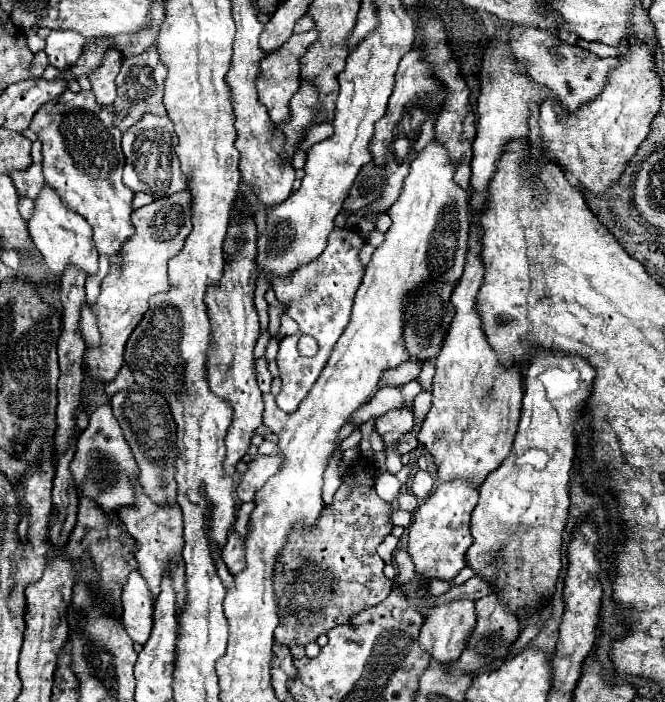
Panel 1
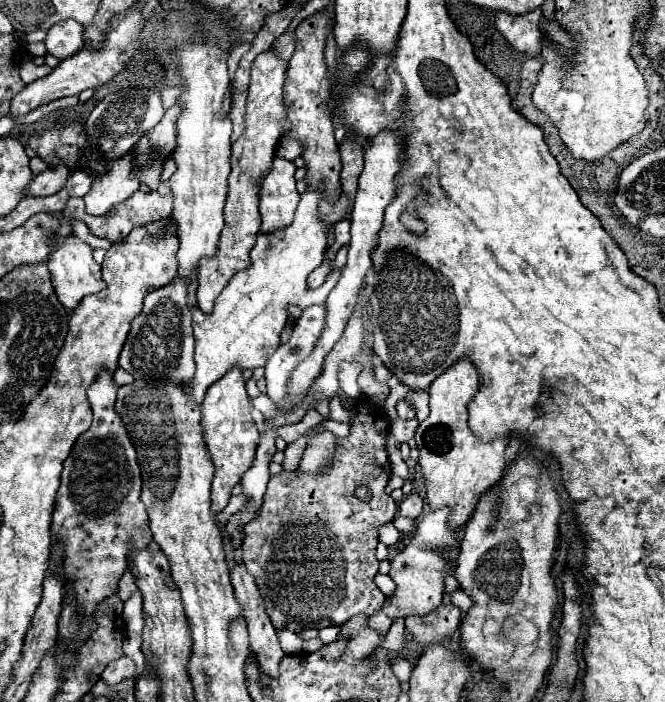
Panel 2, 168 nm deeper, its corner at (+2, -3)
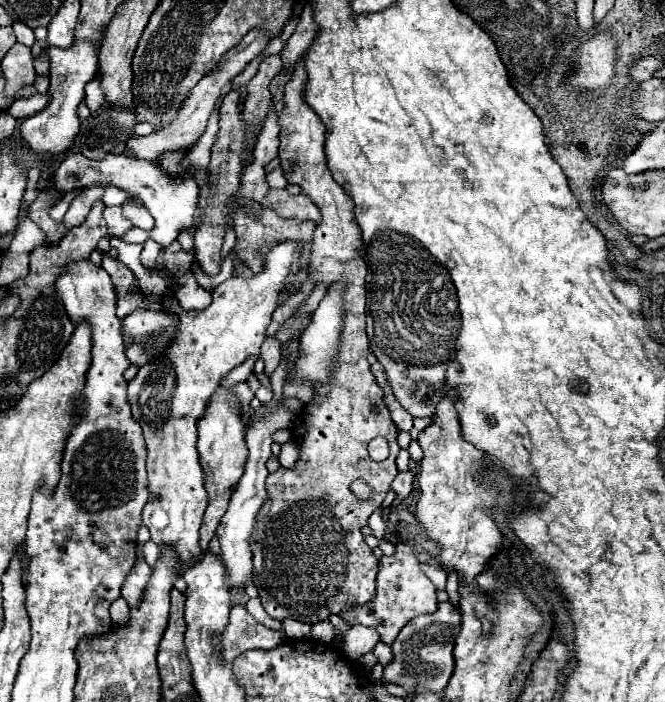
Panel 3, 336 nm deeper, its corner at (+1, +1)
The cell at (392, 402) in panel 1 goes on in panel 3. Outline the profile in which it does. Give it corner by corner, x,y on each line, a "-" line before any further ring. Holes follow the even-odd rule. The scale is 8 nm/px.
290,439
288,443
284,443
284,445
282,445
280,457
278,457
280,465
282,465
282,467
288,467
288,469
292,469
292,467
296,465
296,461
298,461
298,453
300,453
300,449
298,449
298,443

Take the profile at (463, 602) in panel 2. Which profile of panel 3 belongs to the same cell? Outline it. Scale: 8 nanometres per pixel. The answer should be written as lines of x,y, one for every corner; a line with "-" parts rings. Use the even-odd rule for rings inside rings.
422,565
422,571
432,579
432,583
436,585
436,589
446,589
446,575
444,575
444,569
436,569
436,567
430,567
430,565

